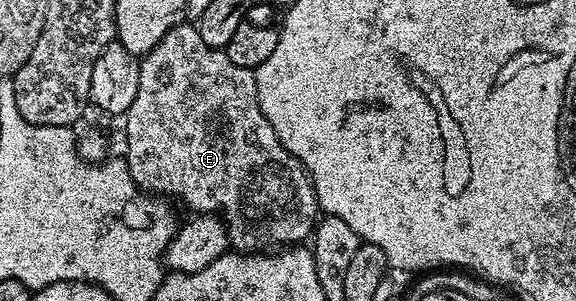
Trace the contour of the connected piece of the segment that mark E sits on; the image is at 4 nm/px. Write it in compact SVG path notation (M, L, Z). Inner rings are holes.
M184 24L172 27L153 49L142 55L139 74L140 86L137 88L132 106L125 113L125 120L127 120L125 161L140 190L162 196L167 200L174 200L176 203L184 202L195 214L220 215L227 227L230 245L239 252L263 252L268 248L286 248L306 243L312 237L317 221L315 189L311 187L311 179L307 177L306 170L277 140L277 132L273 132L269 120L265 120L257 100L257 84L252 67L233 64L233 60L229 60L229 56L222 49L205 44L205 40L201 40L199 31L194 25Z

